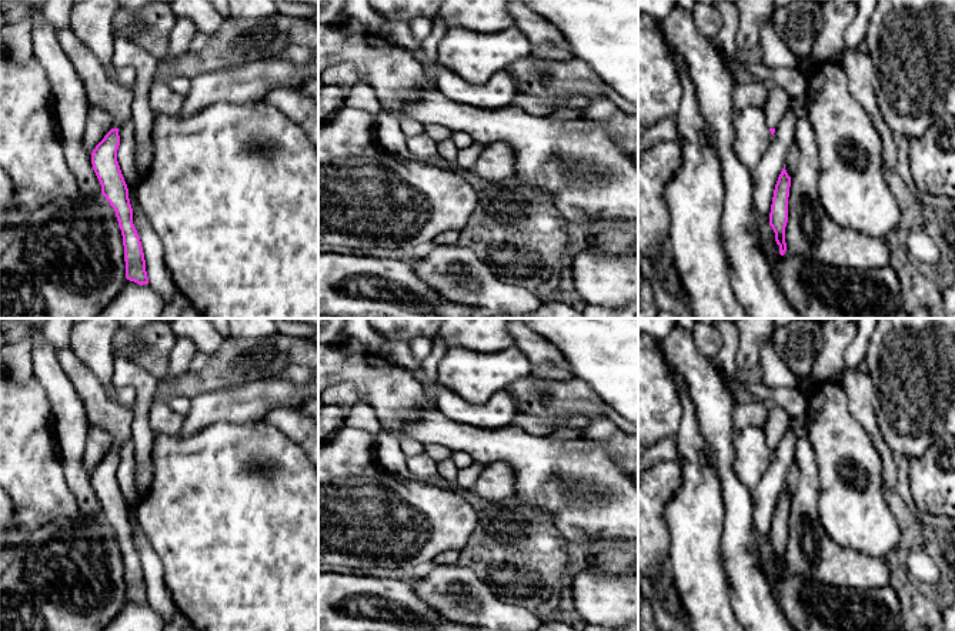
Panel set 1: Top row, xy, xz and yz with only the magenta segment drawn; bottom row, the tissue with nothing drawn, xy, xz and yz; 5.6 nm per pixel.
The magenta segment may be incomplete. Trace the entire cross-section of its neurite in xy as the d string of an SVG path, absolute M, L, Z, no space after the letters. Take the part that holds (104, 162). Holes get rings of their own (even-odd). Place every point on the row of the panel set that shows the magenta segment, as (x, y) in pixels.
M70 27L59 29L56 34L84 84L90 104L111 116L111 130L93 150L91 164L101 184L101 194L114 208L121 230L126 278L140 286L148 284L141 241L133 224L128 188L117 161L118 128L131 118L133 87L117 83Z

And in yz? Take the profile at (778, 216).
M784 167L775 184L771 213L769 213L769 226L775 233L775 241L779 246L781 256L784 256L787 251L785 227L788 221L789 187L791 187L791 177L788 176Z

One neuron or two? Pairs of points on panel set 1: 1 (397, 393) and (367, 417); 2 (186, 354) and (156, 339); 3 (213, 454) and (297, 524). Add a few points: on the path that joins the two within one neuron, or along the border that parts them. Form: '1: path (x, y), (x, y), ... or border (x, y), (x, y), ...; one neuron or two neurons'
1: border (359, 397), (371, 407), (383, 428); two neurons
2: border (177, 339), (170, 353), (169, 371), (160, 380); two neurons
3: path (234, 476), (276, 517); one neuron

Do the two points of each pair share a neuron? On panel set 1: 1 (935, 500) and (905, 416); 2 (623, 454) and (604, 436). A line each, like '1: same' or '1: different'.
1: different
2: same

